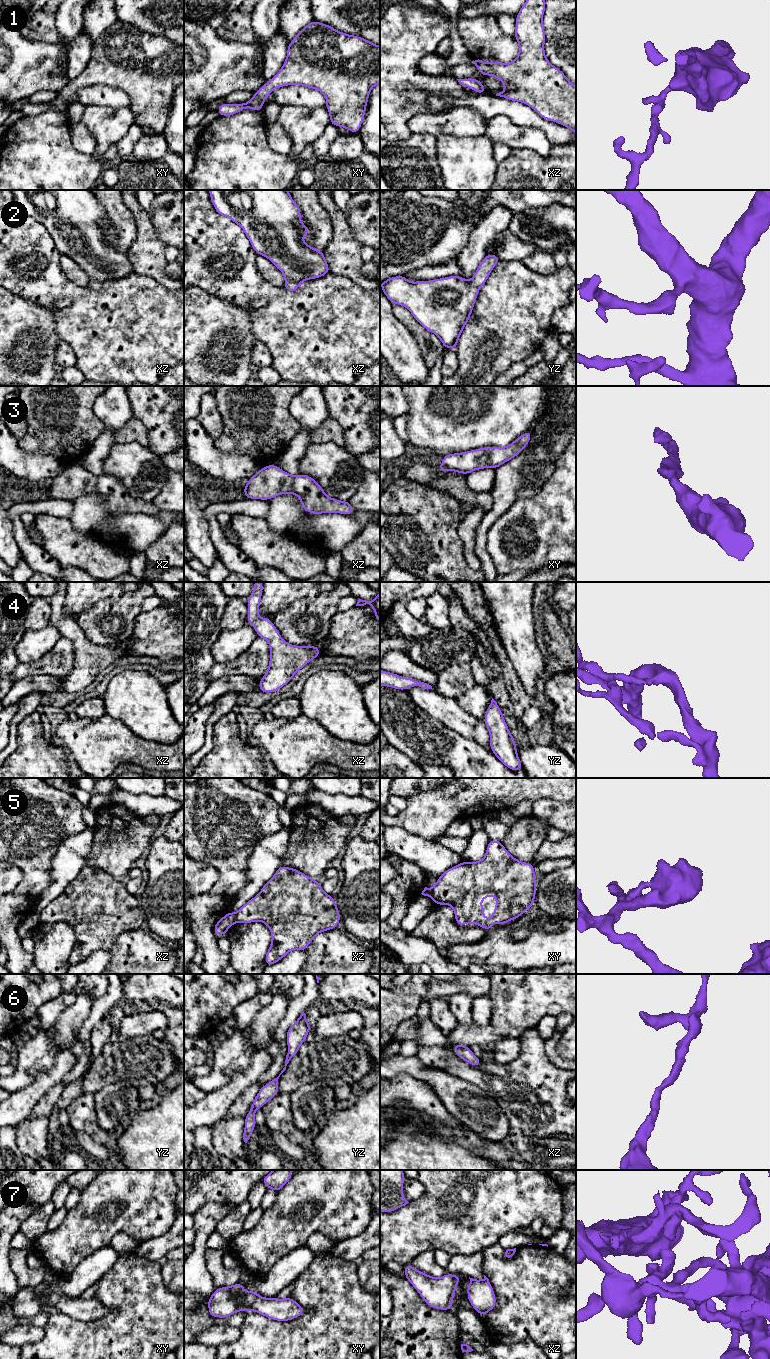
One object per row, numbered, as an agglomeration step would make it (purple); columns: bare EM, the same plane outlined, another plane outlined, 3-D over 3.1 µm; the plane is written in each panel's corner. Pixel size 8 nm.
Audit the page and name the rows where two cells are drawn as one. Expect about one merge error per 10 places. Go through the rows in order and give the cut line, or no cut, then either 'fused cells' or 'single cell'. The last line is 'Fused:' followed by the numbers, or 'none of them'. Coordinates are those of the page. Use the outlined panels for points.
1: no cut; single cell
2: no cut; single cell
3: no cut; single cell
4: no cut; single cell
5: cut in xz along (234, 913), (235, 921); fused cells
6: no cut; single cell
7: no cut; single cell
Fused: 5

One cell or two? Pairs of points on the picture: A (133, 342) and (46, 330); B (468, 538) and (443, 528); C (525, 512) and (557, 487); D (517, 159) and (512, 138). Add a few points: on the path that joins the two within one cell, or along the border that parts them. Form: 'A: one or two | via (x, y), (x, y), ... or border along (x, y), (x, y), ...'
A: two | border along (61, 308), (54, 311), (55, 332), (59, 339)
B: two | border along (461, 517), (457, 531), (463, 545), (464, 557)
C: one | via (533, 511), (549, 495)
D: two | border along (511, 148), (527, 148), (534, 150), (538, 154)

